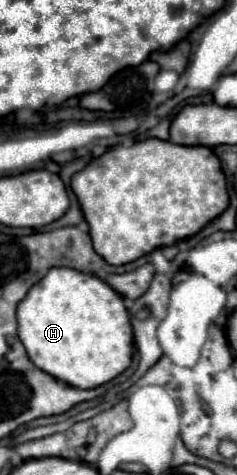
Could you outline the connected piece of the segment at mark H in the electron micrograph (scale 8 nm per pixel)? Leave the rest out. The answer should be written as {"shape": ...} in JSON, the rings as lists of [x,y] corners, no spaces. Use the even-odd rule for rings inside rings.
{"shape":[[[52,267],[18,303],[18,337],[30,361],[78,389],[118,377],[132,363],[132,325],[122,297],[102,279],[70,267]]]}

